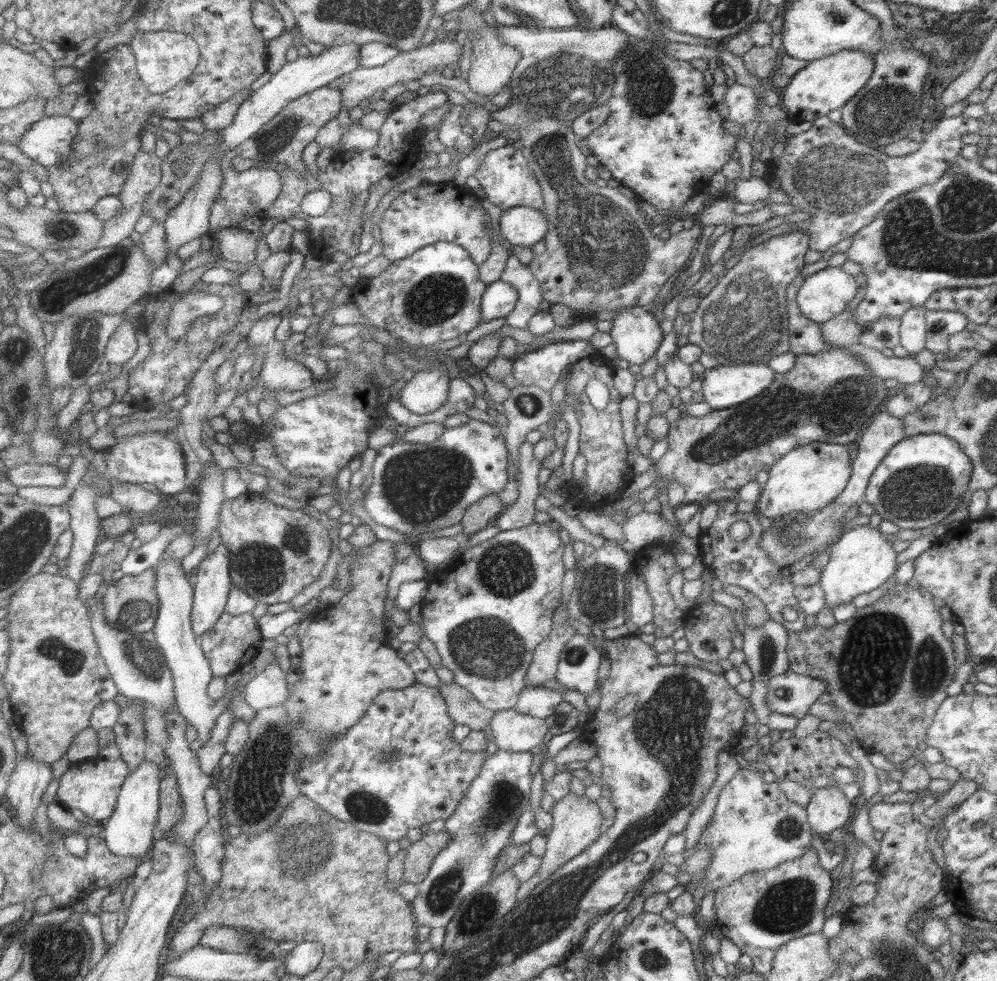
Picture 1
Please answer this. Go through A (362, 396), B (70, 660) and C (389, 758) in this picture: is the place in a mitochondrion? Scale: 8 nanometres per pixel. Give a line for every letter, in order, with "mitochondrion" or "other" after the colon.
A: other
B: mitochondrion
C: mitochondrion

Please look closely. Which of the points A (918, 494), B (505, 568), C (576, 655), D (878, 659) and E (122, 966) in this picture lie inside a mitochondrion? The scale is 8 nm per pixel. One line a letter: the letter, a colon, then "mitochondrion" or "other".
A: mitochondrion
B: mitochondrion
C: mitochondrion
D: mitochondrion
E: other

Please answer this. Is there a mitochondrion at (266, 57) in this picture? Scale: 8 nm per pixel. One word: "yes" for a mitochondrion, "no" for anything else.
no

